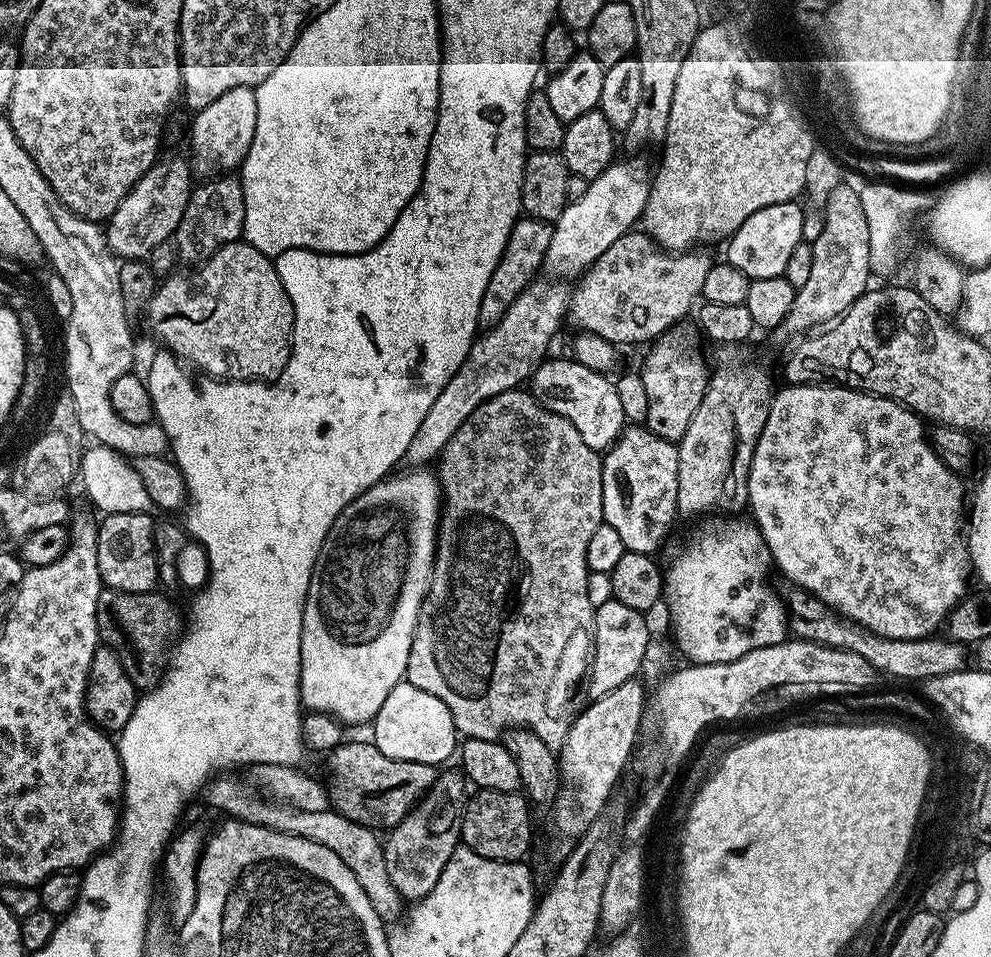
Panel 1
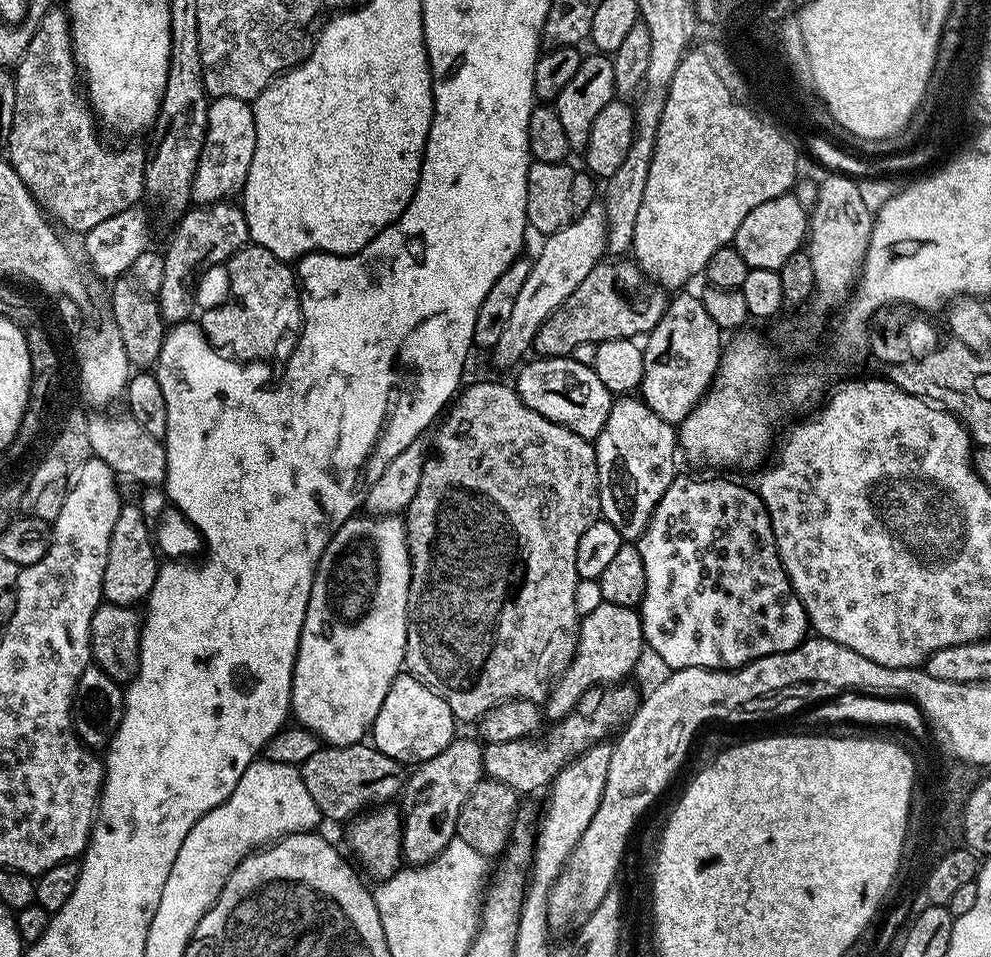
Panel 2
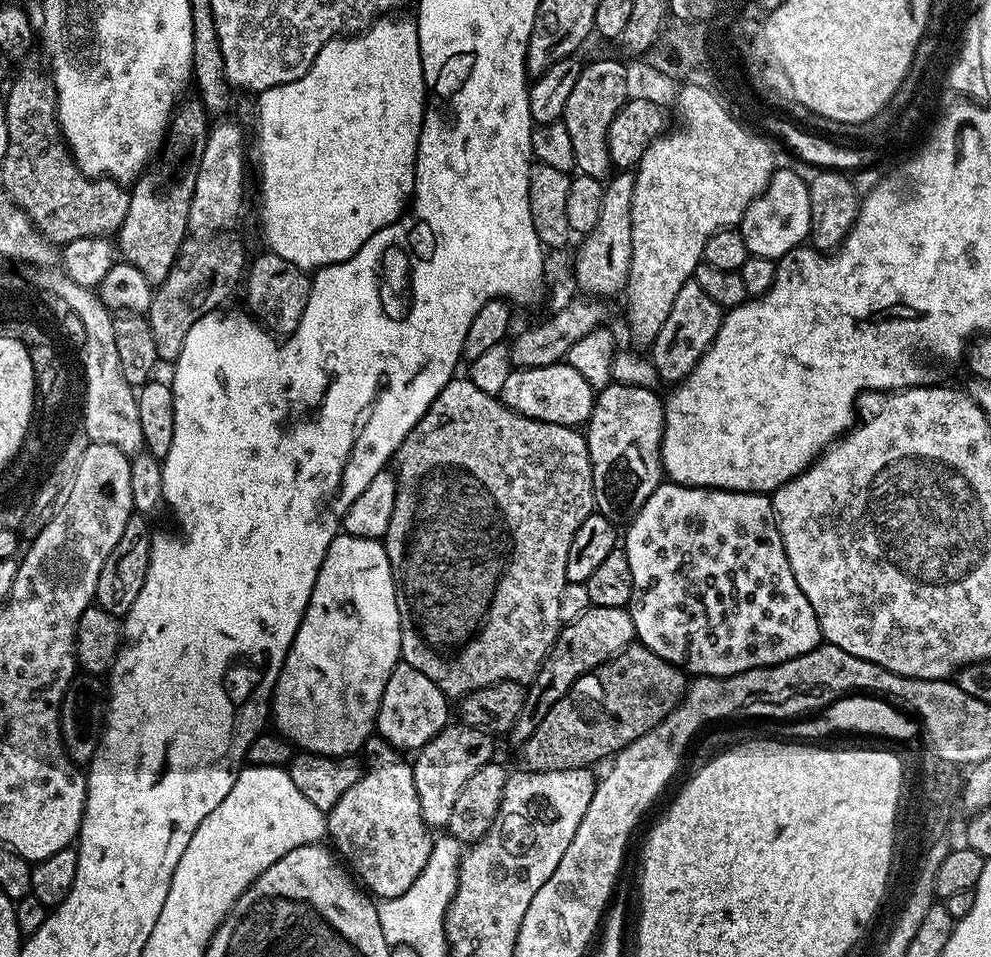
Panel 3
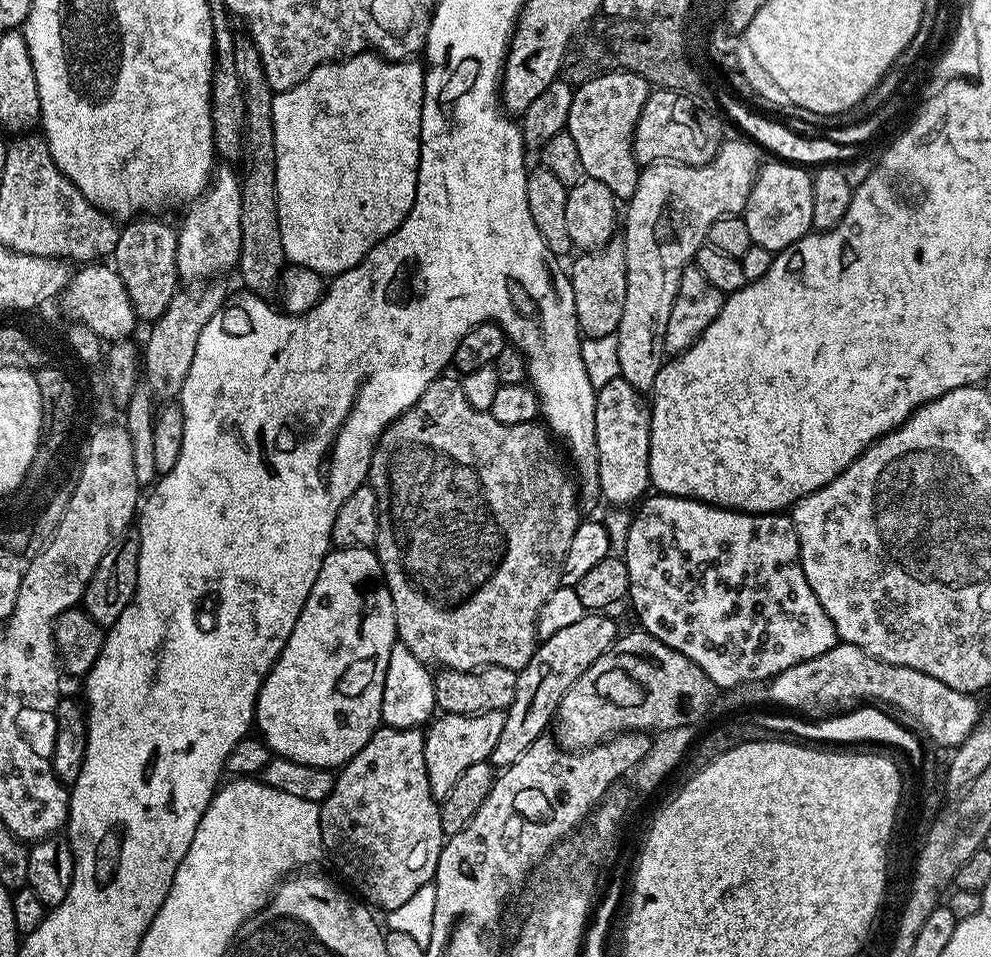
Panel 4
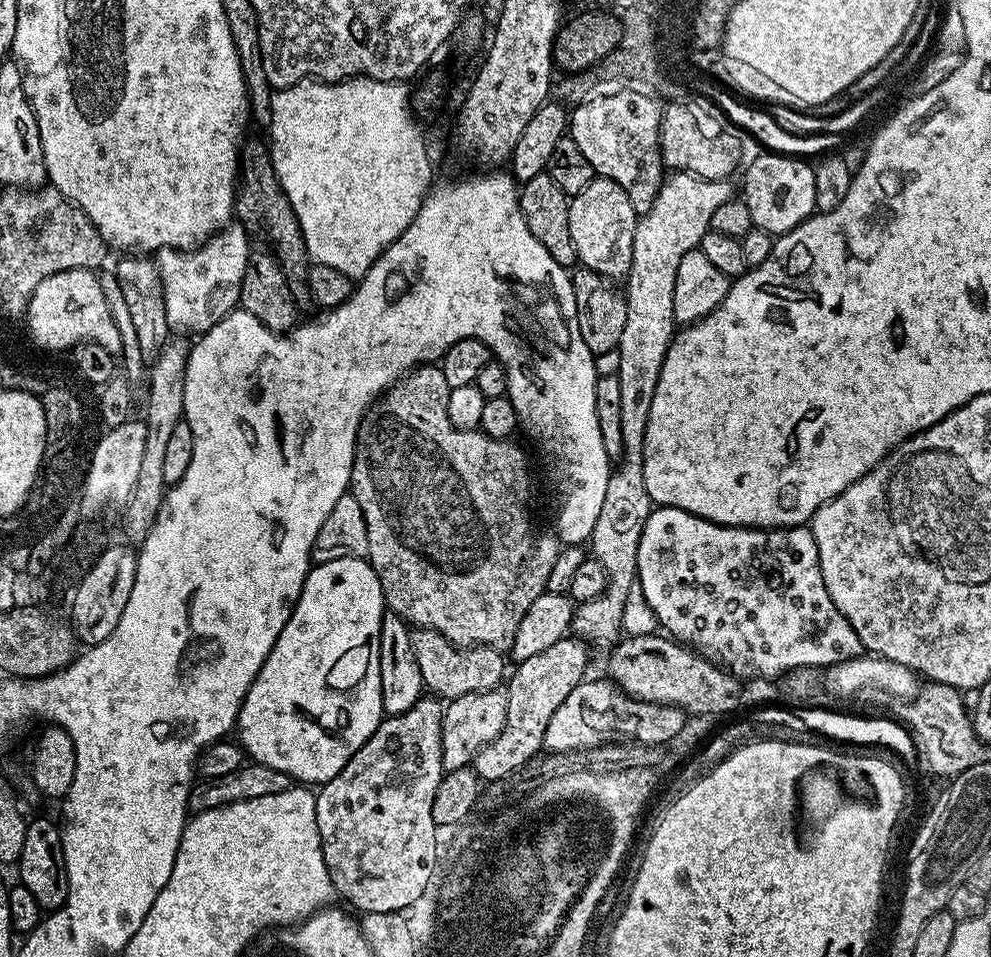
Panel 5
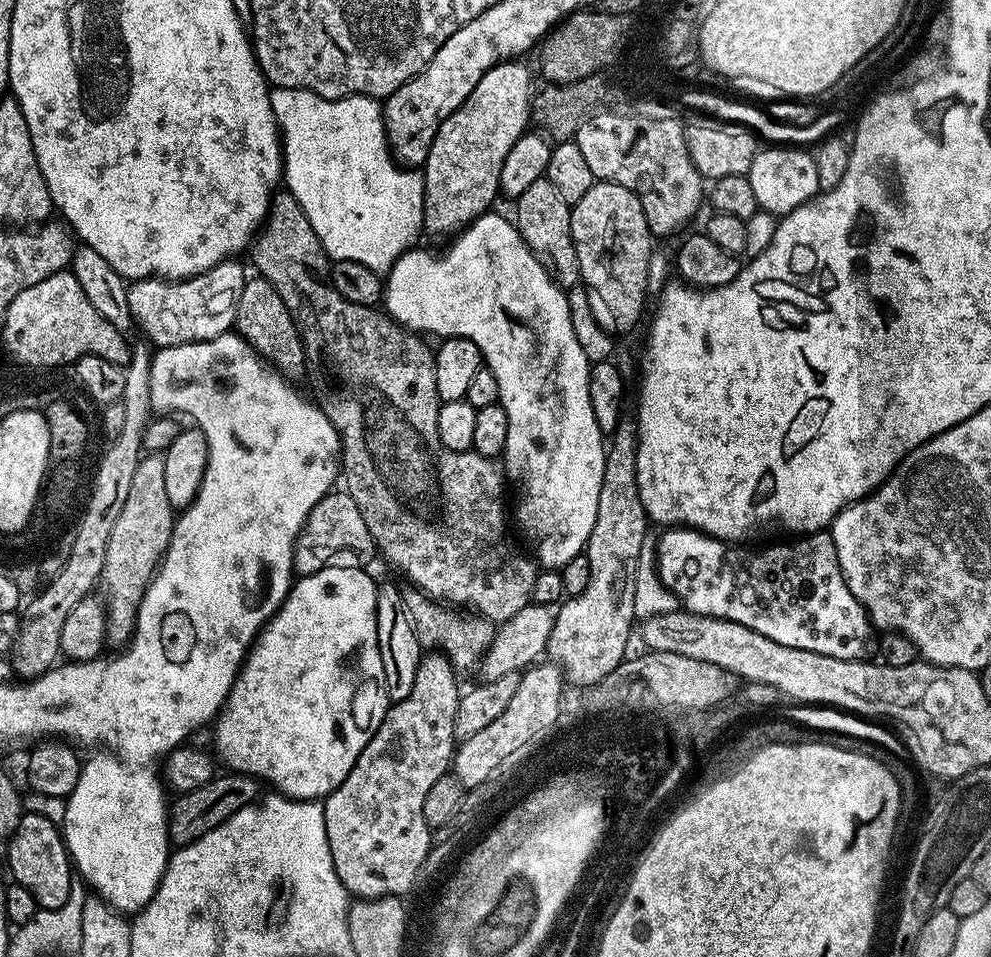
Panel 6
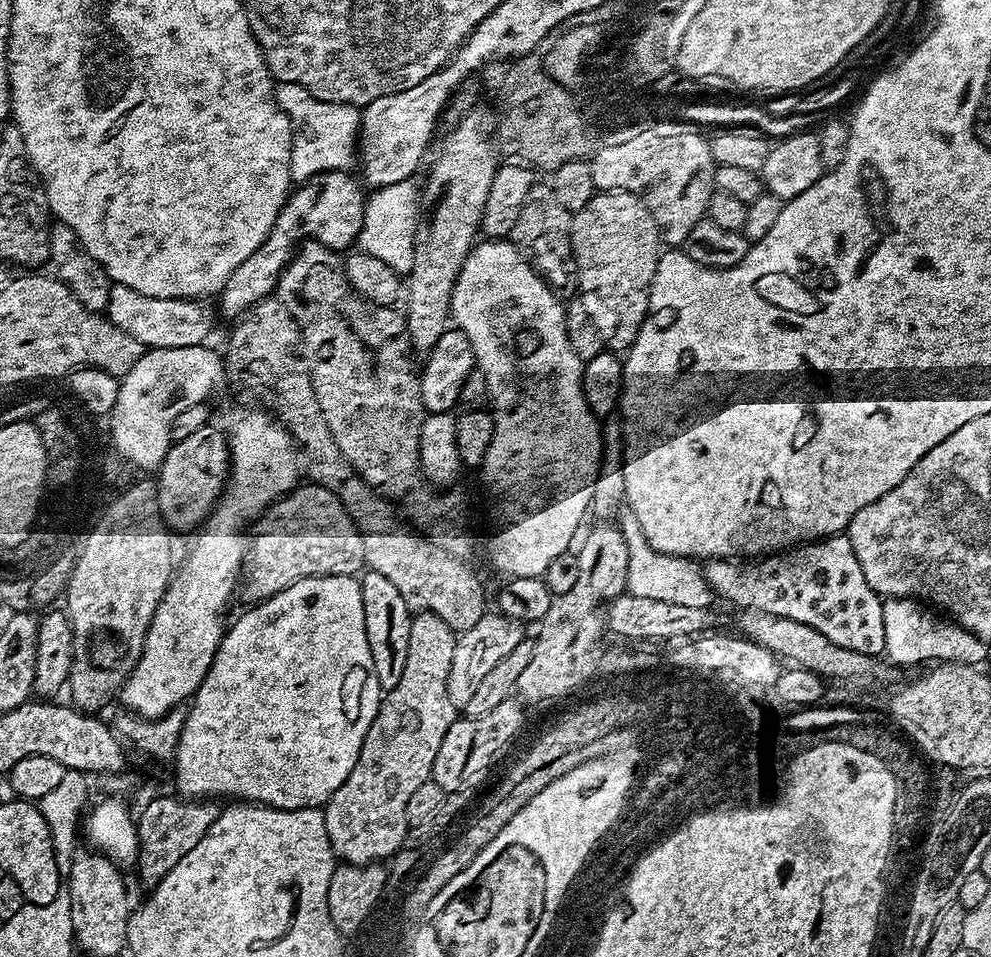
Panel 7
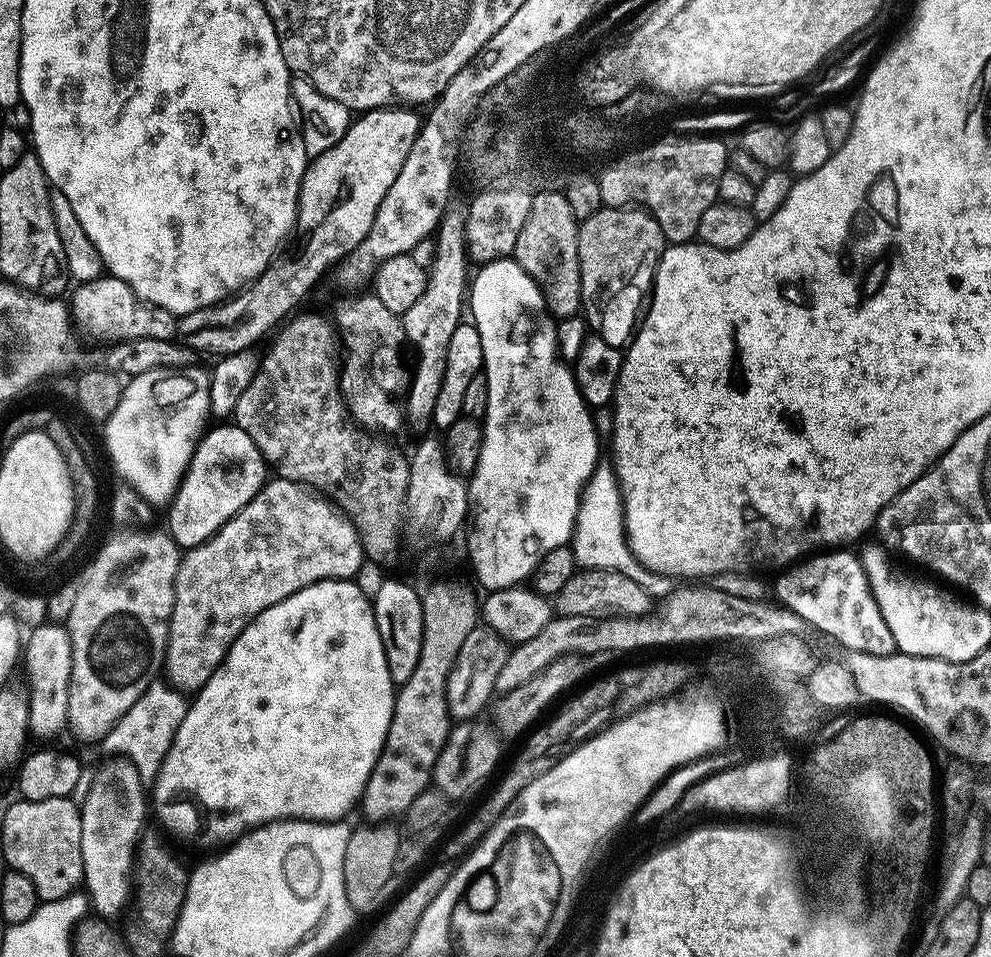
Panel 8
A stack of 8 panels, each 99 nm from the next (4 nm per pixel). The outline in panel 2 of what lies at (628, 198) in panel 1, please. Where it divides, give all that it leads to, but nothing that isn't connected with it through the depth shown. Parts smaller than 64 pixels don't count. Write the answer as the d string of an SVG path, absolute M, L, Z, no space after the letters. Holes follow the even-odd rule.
M603 203L590 205L586 211L579 213L572 223L543 242L545 244L541 246L540 253L534 256L530 274L526 274L526 283L514 302L510 326L506 326L502 338L498 338L496 347L491 349L492 364L496 368L515 369L533 351L536 335L546 318L550 318L550 314L554 314L554 310L558 310L562 302L566 302L566 298L570 298L570 294L578 290L582 278L586 278L586 274L590 274L590 270L594 270L594 266L605 259L608 219L604 216Z

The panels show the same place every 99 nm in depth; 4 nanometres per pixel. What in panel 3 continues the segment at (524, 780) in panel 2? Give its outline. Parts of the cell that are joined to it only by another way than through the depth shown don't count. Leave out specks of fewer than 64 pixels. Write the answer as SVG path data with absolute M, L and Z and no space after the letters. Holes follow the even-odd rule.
M633 642L594 674L579 676L568 693L554 702L546 718L538 722L538 730L522 745L525 765L533 772L543 772L587 768L599 760L607 761L665 720L680 705L685 691L686 676L681 669Z

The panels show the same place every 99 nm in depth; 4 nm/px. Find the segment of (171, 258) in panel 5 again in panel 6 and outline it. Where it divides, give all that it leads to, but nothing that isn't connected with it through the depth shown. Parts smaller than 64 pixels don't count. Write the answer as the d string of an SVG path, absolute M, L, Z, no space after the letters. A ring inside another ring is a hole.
M229 258L218 266L185 280L149 278L127 285L129 313L157 349L213 340L235 325L246 273L239 259Z

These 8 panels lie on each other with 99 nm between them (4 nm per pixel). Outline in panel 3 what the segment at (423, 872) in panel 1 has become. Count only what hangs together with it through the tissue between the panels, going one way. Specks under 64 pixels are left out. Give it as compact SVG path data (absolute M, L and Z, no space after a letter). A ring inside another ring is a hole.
M450 722L438 735L430 738L430 742L426 742L424 748L415 753L416 760L411 761L414 786L418 790L418 806L422 806L422 818L428 823L429 828L433 830L447 829L450 814L454 810L454 801L462 791L462 786L466 786L466 782L478 770L478 766L493 763L492 740L494 740L493 733L483 732L474 726L466 726L459 722Z

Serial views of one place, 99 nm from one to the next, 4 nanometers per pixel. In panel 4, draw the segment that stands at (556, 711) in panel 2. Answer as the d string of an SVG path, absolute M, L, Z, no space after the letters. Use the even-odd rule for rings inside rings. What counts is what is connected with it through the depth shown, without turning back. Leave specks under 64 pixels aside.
M585 614L582 618L578 618L578 622L573 622L571 626L566 626L563 630L558 630L558 634L554 634L548 640L539 641L536 653L530 658L530 662L525 668L519 669L516 678L516 697L511 706L504 712L502 735L498 737L498 742L495 744L490 757L490 763L493 769L503 770L509 768L514 762L518 762L518 758L522 758L522 754L526 754L526 750L530 750L530 746L536 739L549 731L556 710L560 707L566 690L570 690L570 686L574 686L574 682L578 677L582 675L606 649L611 648L612 645L616 643L618 639L616 624L608 616L611 615Z

